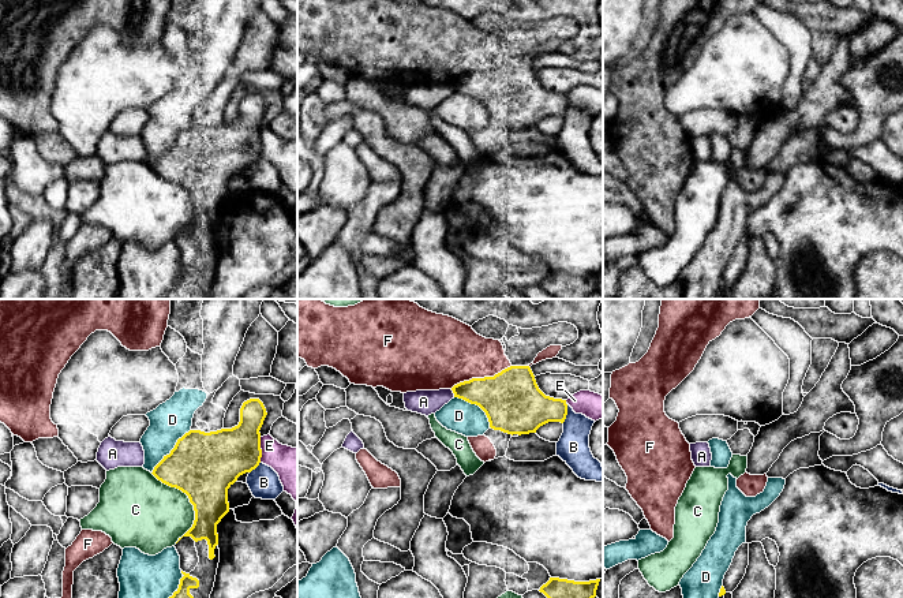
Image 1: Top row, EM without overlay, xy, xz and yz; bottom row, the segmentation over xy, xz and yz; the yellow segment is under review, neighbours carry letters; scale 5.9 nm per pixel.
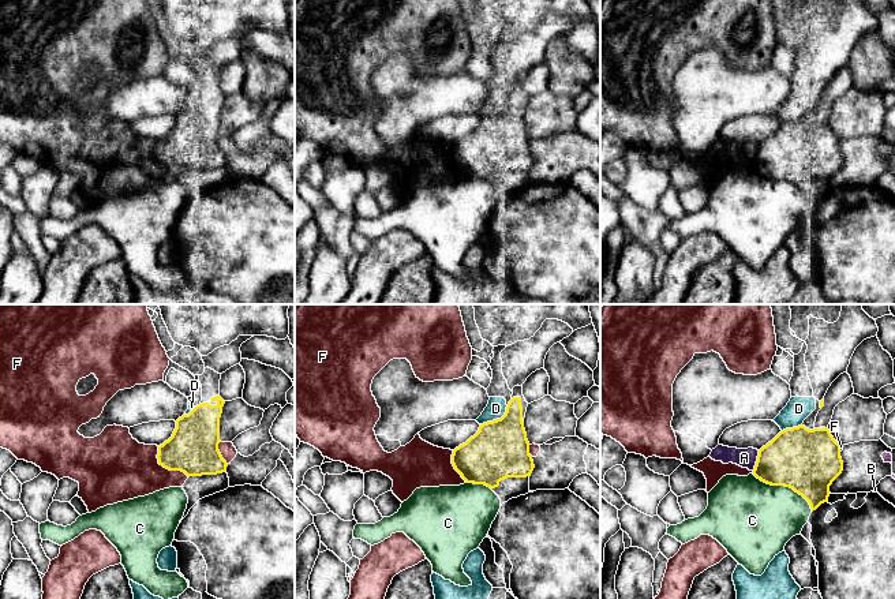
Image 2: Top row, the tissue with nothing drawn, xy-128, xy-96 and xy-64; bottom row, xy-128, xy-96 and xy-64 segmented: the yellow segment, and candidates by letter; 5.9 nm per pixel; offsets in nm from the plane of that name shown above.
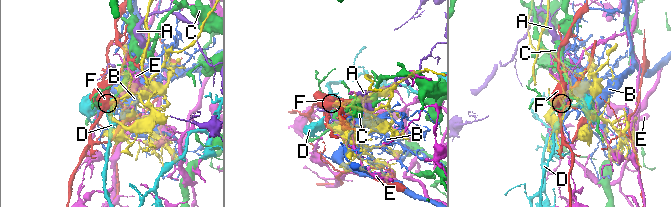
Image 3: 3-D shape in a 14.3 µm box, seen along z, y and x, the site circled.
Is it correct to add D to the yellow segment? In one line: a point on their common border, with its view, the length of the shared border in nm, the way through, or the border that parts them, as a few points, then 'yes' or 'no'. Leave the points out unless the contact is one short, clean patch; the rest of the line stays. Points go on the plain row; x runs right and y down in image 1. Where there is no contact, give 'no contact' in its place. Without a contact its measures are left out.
contact xy (171, 145); length 340 nm; no

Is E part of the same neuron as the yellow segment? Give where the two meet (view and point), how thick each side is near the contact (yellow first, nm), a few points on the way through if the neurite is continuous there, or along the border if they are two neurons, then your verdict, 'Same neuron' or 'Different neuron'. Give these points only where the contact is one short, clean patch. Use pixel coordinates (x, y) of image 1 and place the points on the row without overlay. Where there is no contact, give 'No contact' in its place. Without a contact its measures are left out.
Touches yellow at xy (261, 144). Thickness 320 nm (yellow) against 240 nm. Different neuron

